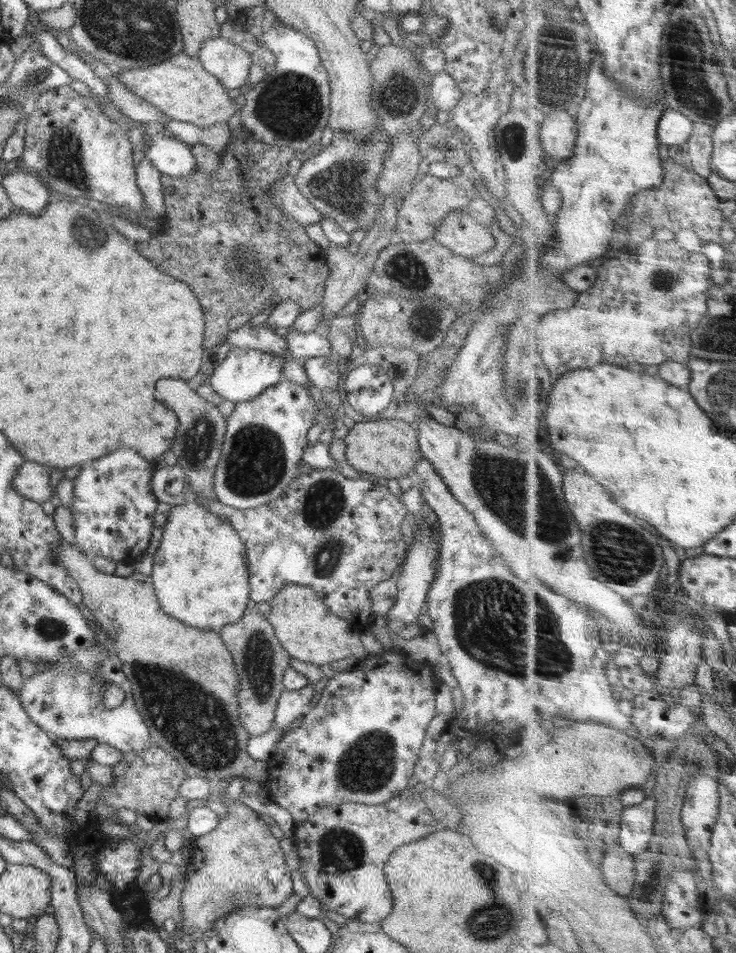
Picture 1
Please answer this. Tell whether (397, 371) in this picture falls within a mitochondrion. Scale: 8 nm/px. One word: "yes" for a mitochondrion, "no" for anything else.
no

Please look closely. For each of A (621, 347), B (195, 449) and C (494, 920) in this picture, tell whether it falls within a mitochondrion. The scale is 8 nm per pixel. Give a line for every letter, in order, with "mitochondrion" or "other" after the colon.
A: other
B: mitochondrion
C: mitochondrion

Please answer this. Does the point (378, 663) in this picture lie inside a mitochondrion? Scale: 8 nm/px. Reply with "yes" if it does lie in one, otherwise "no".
no

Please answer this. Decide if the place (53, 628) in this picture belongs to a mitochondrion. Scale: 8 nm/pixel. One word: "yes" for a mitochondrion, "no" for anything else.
yes

